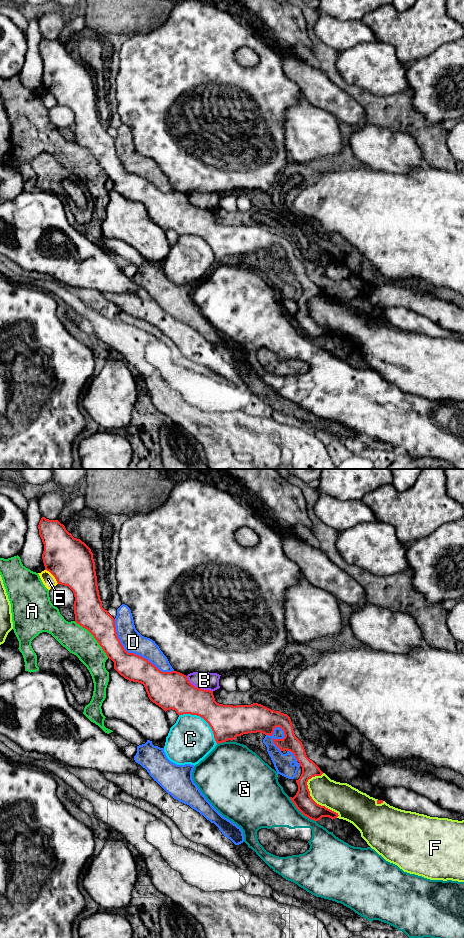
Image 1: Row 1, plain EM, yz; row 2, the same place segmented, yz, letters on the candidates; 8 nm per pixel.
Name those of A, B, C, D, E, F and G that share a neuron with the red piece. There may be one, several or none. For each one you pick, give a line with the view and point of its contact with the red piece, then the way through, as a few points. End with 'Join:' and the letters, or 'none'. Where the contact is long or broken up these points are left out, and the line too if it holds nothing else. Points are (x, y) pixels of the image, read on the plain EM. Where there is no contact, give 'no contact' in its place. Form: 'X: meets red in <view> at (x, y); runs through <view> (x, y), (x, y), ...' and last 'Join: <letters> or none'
Join: none

